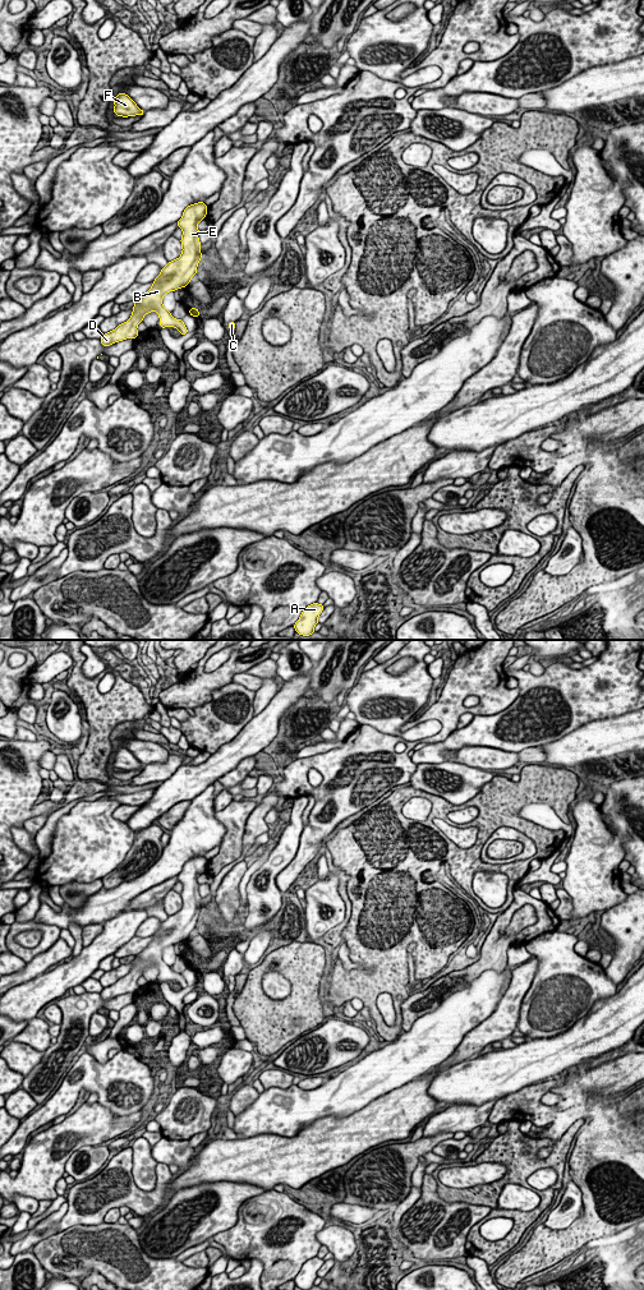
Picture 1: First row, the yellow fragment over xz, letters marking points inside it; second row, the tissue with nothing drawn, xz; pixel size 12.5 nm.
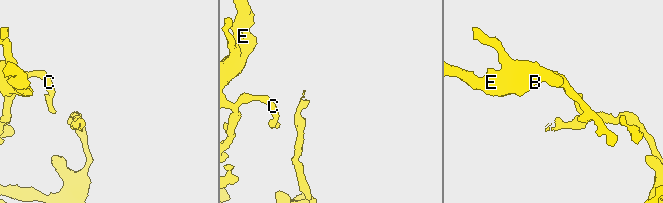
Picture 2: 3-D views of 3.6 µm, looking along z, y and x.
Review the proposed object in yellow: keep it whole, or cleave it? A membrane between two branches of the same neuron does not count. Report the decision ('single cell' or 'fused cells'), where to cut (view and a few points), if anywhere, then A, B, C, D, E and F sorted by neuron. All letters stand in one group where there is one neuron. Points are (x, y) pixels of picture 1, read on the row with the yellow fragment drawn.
single cell | no cut | A B C D E F

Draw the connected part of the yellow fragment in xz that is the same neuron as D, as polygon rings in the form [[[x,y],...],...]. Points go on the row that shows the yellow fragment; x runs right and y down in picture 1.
[[[203,202],[188,206],[183,217],[178,221],[179,229],[183,230],[181,255],[175,261],[169,262],[155,278],[151,289],[134,303],[130,318],[119,324],[115,330],[104,333],[100,338],[104,346],[110,346],[115,342],[135,338],[139,332],[138,324],[143,317],[152,310],[156,310],[160,317],[160,327],[175,327],[180,335],[187,335],[188,330],[181,319],[171,315],[170,310],[162,305],[162,298],[170,291],[187,287],[190,278],[197,273],[198,263],[202,258],[201,241],[198,238],[198,224],[206,217],[208,207]]]

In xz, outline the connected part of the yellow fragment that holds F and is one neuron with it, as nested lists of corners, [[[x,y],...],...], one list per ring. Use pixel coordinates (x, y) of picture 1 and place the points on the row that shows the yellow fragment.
[[[118,93],[118,96],[112,100],[115,103],[114,112],[118,116],[128,118],[144,114],[137,103],[125,93]]]

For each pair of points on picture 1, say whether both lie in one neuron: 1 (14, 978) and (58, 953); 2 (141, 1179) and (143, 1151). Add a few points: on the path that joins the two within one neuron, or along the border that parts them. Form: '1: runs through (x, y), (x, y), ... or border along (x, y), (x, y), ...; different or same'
1: runs through (24, 975), (47, 958); same
2: runs through (143, 1173), (143, 1157); same

